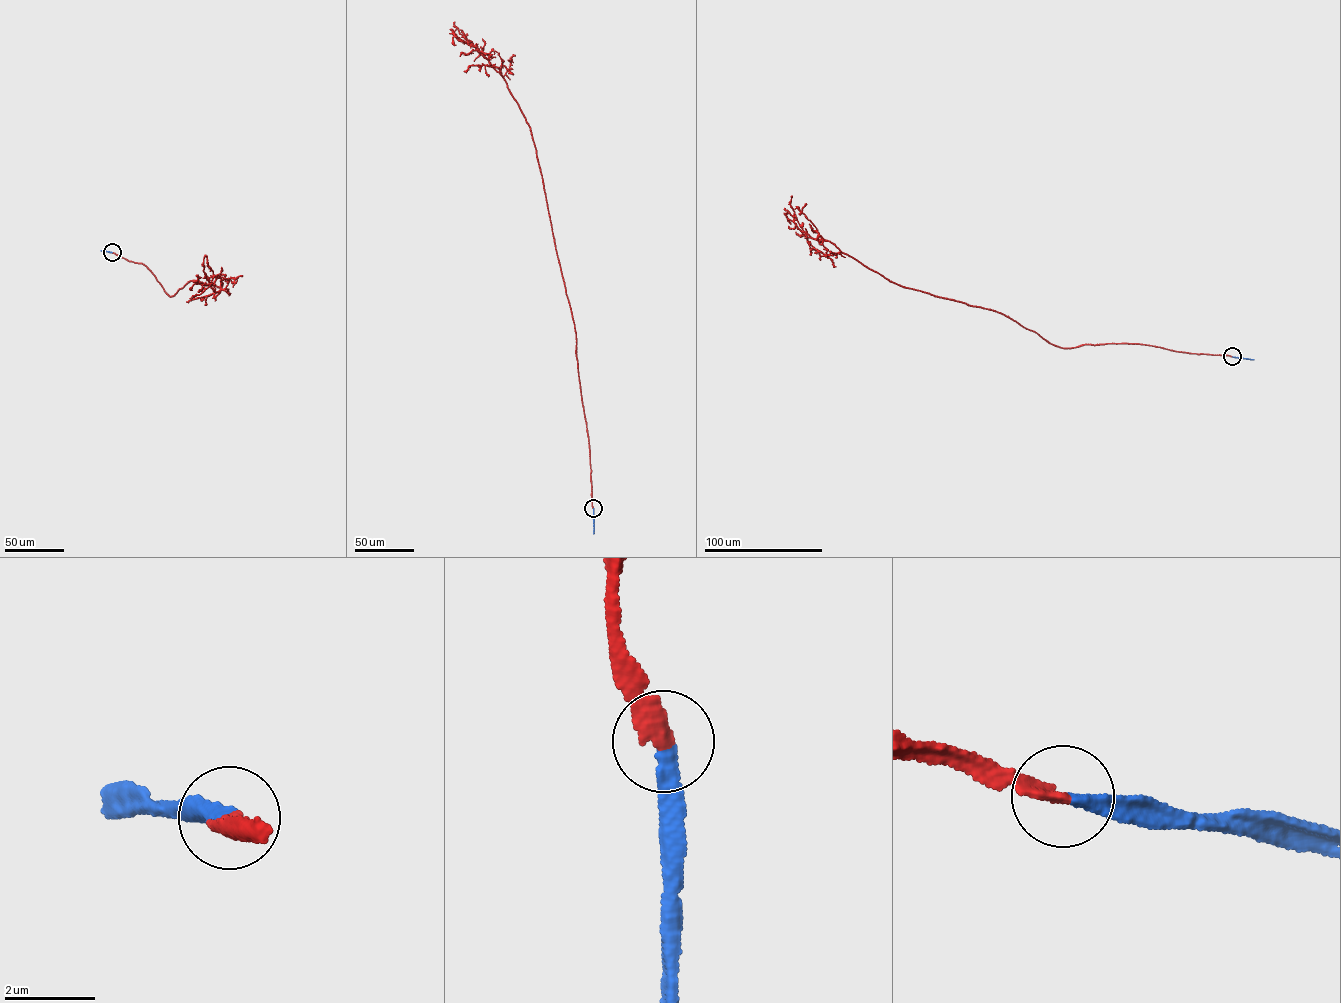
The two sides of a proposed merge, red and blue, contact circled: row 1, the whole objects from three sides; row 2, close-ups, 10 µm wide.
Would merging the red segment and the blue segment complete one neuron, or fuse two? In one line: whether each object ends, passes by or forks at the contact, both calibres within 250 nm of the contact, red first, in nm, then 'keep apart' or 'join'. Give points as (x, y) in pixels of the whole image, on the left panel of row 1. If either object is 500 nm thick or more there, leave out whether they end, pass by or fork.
red ends there; blue ends there; 320 nm thick on the red side, 340 nm on the other; join

